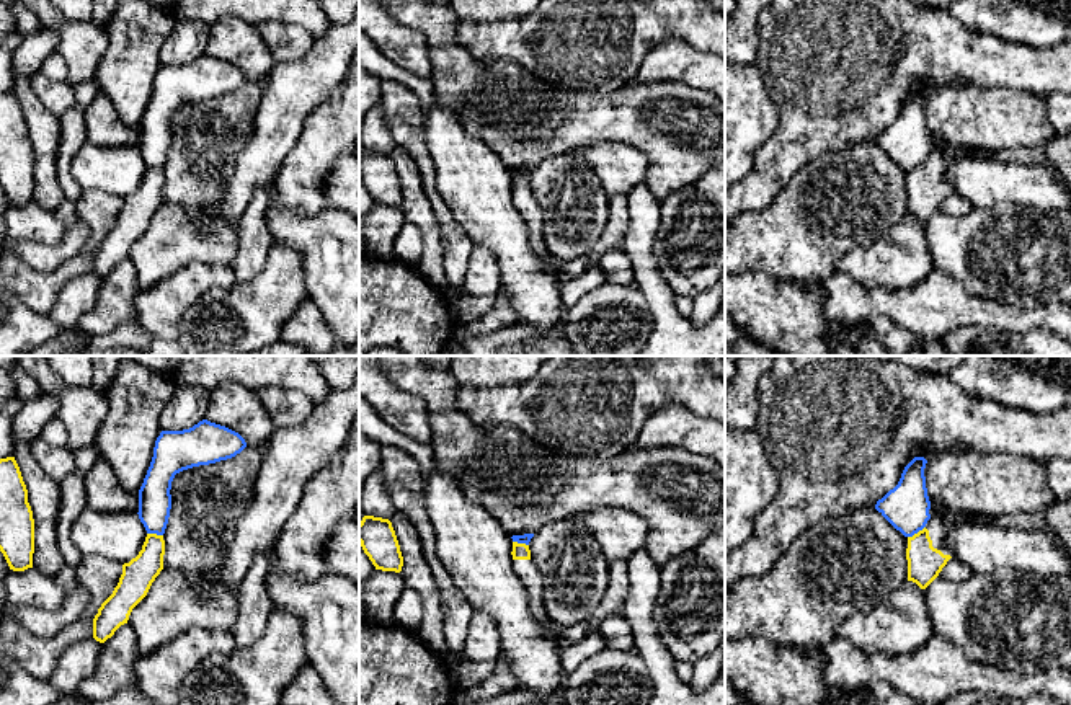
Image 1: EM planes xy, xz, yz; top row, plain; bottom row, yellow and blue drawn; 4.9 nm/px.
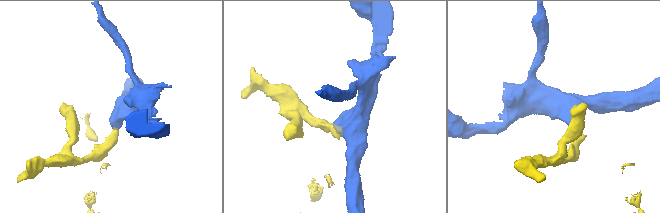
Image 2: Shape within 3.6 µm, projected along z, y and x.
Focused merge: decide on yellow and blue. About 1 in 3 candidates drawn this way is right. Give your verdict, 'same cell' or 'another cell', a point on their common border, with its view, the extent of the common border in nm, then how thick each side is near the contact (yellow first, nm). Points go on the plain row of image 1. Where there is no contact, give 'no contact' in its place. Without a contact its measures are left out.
another cell; meets yellow in yz at (918, 167); contact 110 nm long; 170 nm thick on the yellow side, 220 nm on the other

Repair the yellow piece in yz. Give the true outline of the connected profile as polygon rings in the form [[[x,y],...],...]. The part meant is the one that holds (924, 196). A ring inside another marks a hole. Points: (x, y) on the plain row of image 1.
[[[968,149],[965,153],[931,152],[922,165],[908,171],[908,215],[926,224],[952,193],[945,170],[953,160],[986,158],[984,149]]]

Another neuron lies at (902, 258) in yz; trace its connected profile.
[[[906,215],[883,238],[851,250],[838,264],[867,289],[906,289],[921,284],[934,269],[924,224]]]

